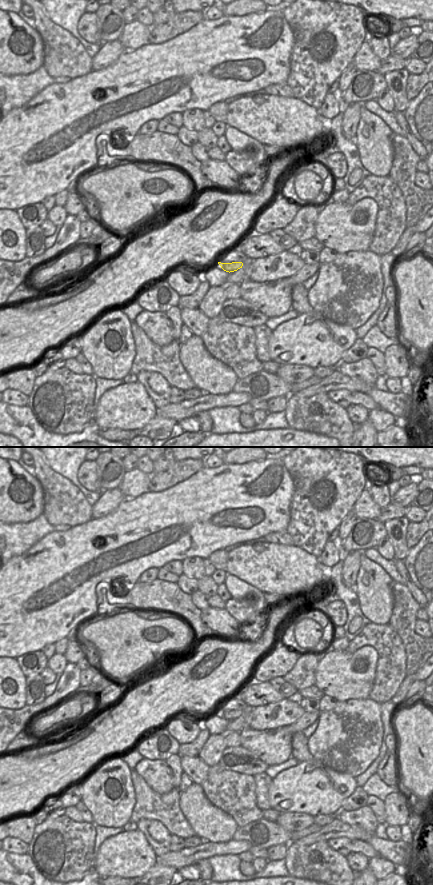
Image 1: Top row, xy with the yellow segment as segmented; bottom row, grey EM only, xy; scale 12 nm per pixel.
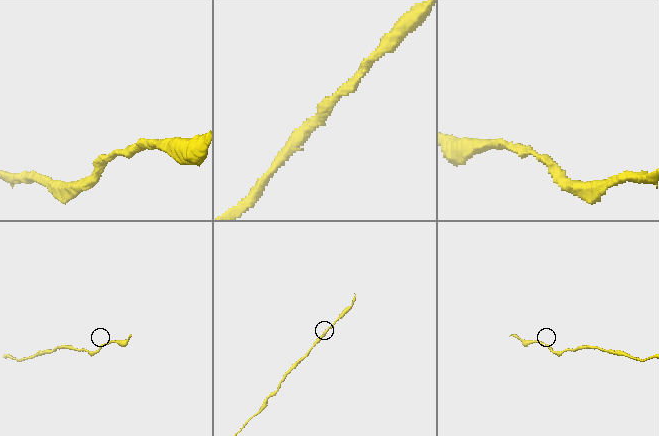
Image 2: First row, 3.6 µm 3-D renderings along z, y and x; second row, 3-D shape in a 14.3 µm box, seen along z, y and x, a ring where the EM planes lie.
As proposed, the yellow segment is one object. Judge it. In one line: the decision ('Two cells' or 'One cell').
One cell.

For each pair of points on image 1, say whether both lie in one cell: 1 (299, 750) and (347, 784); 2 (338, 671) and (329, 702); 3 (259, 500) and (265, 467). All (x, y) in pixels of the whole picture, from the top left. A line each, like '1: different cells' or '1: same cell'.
1: different cells
2: different cells
3: same cell

